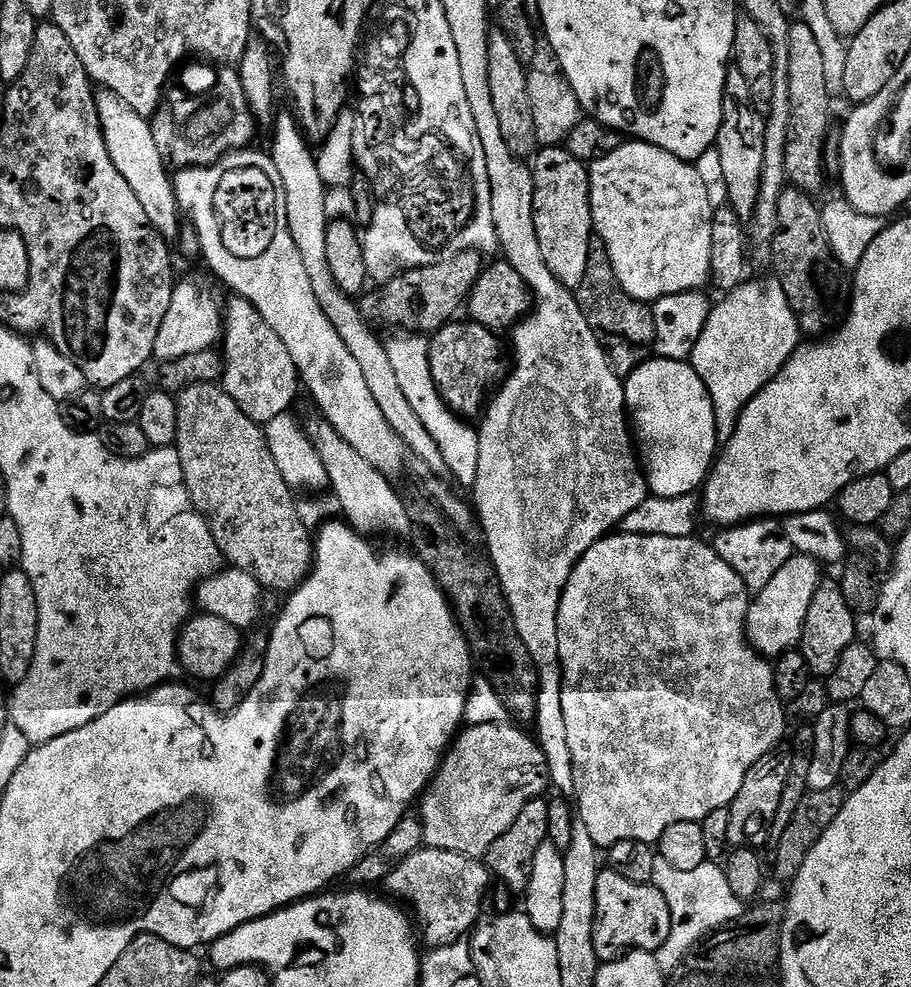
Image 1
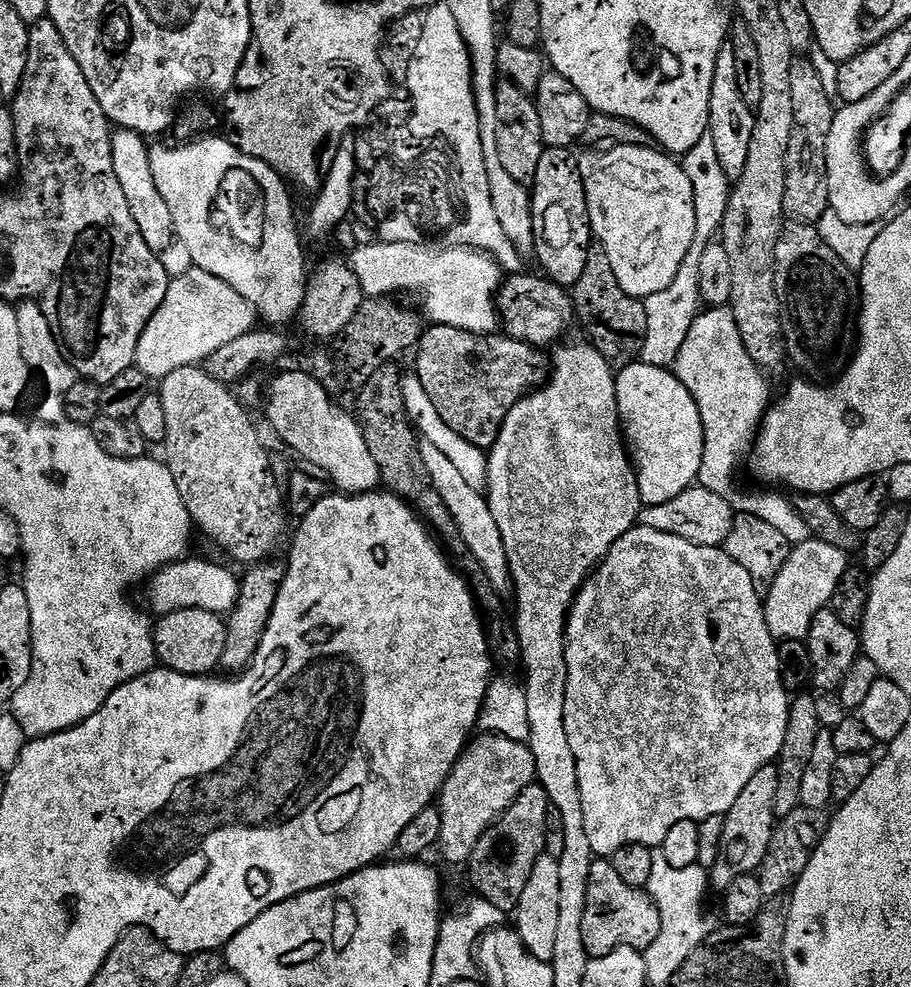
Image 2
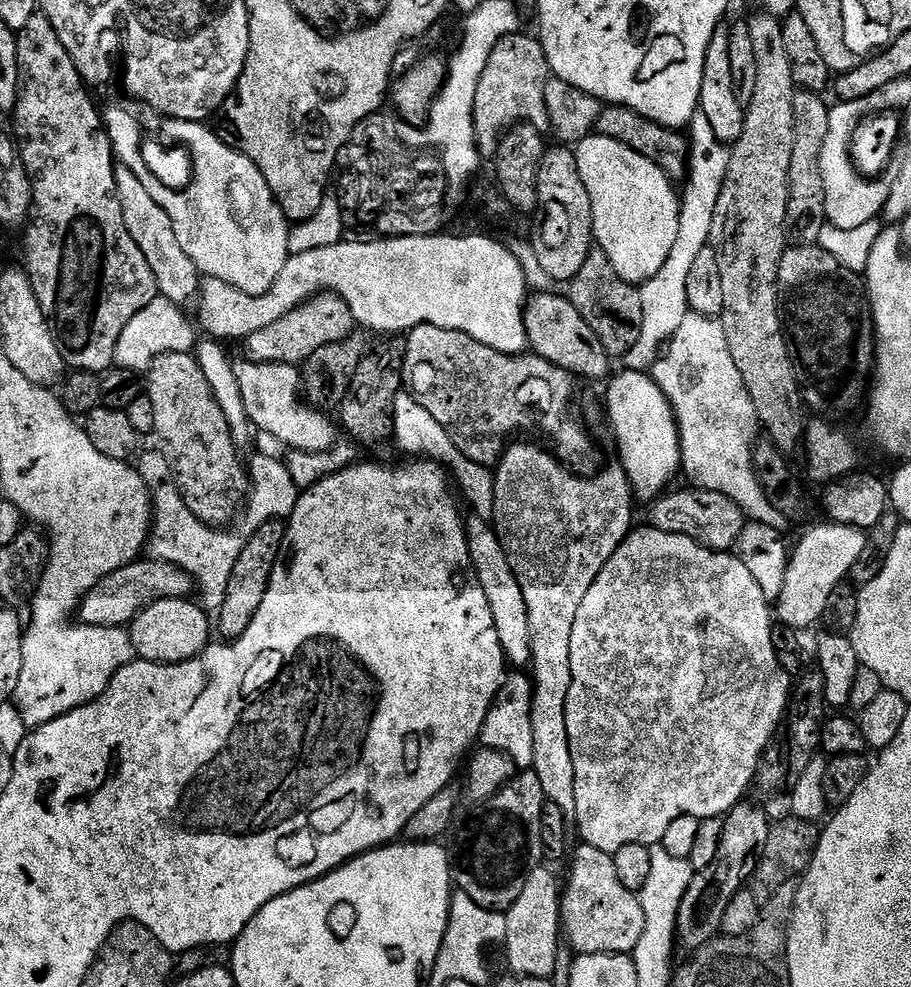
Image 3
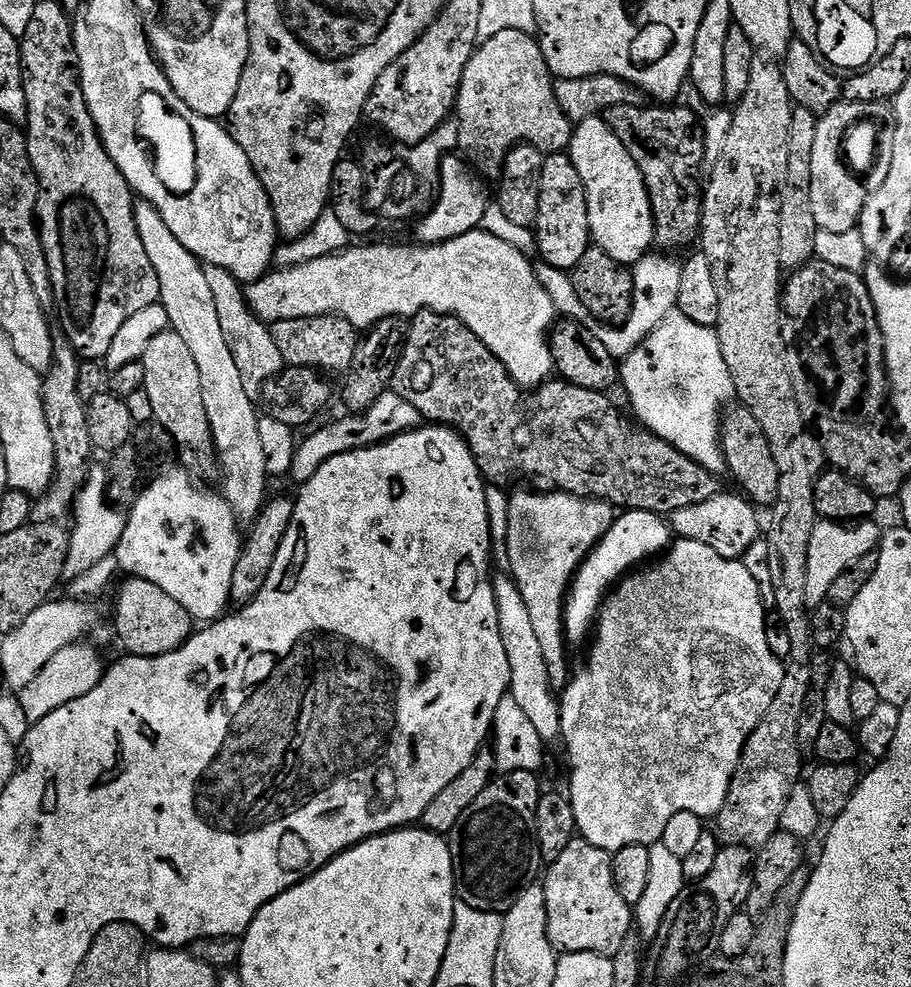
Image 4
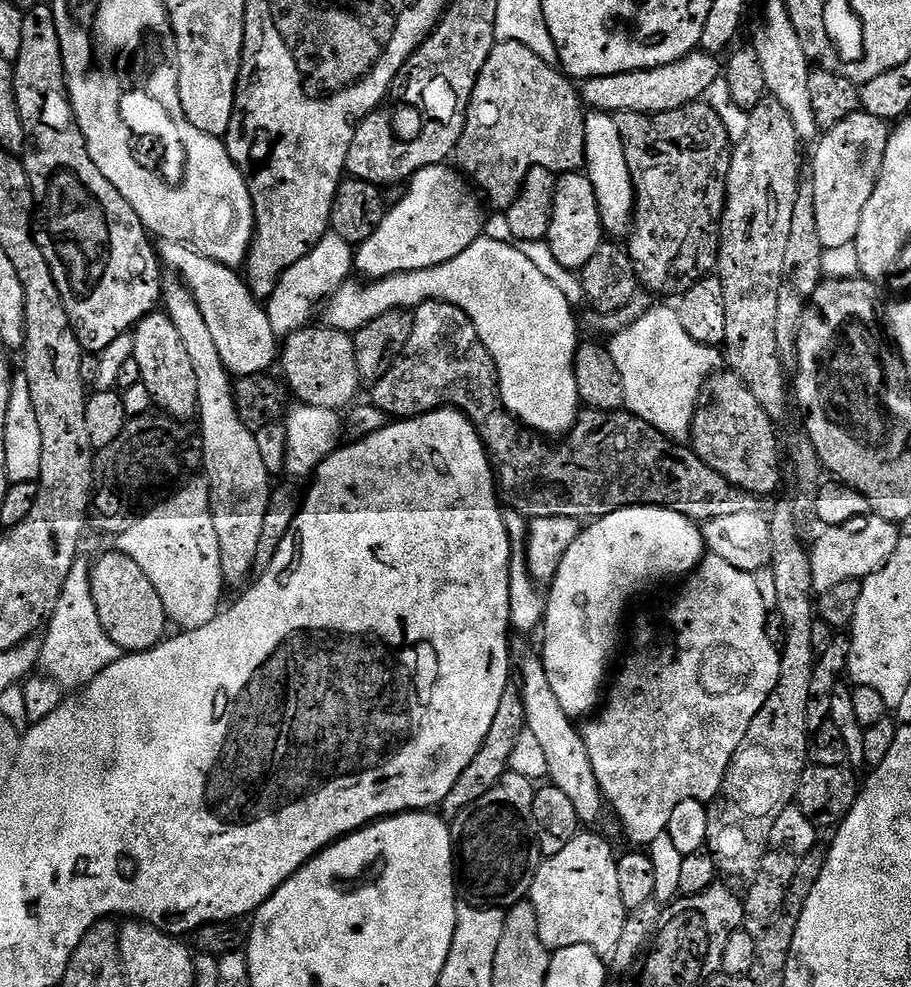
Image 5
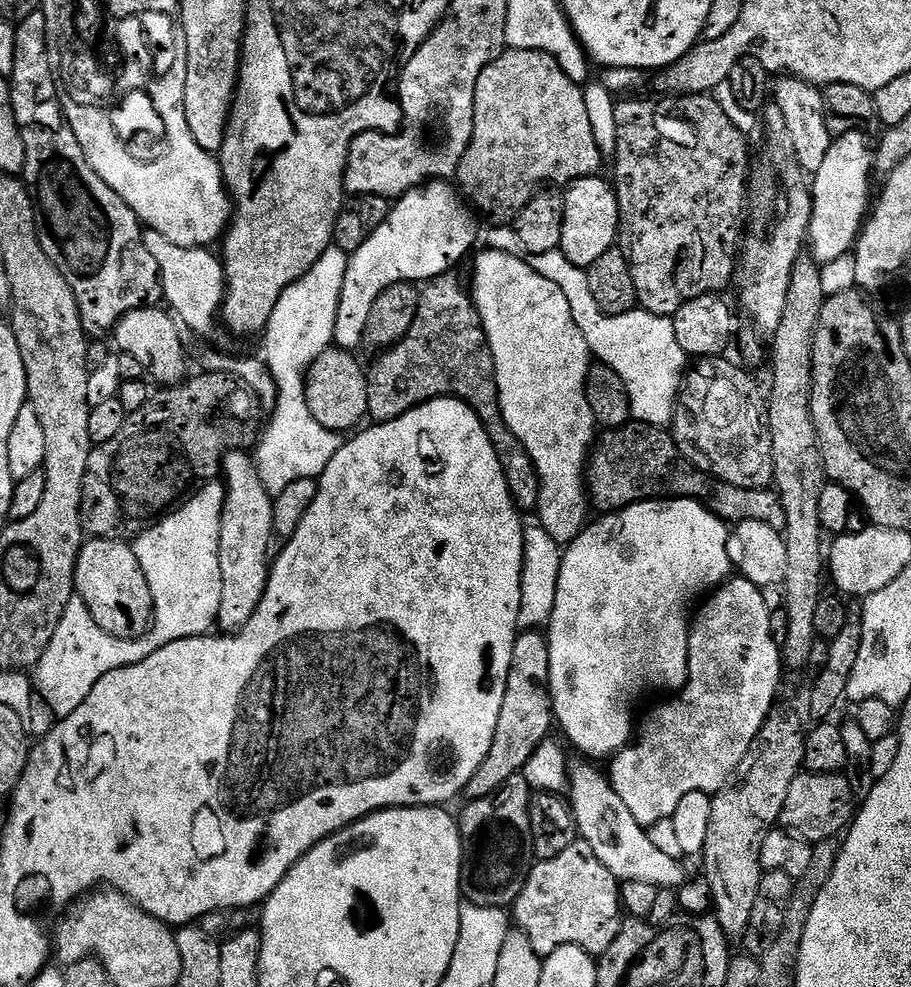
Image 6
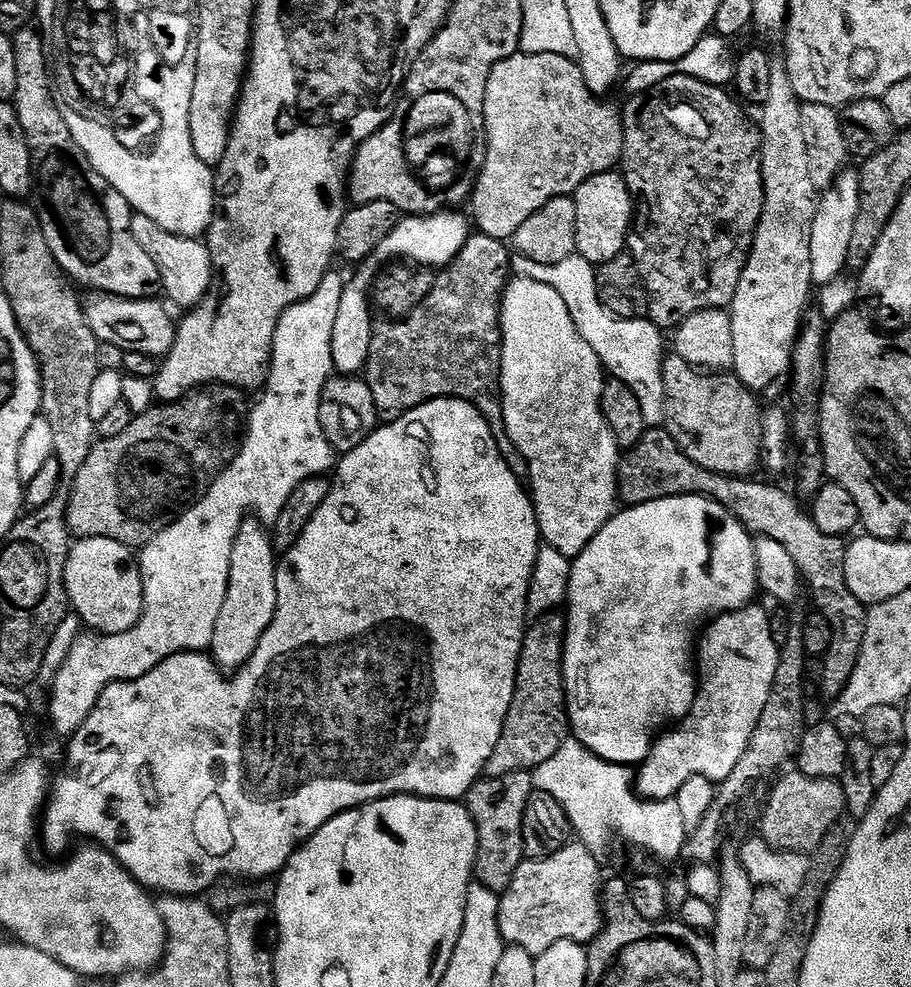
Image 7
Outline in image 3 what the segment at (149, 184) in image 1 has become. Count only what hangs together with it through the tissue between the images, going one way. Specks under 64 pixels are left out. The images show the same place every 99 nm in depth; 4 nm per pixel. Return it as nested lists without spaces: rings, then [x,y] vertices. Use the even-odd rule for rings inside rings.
[[[117,167],[116,189],[118,202],[122,202],[126,230],[130,230],[130,238],[138,242],[138,250],[146,254],[146,262],[150,262],[150,270],[154,270],[159,295],[179,306],[186,305],[187,300],[195,301],[201,290],[202,273],[194,266],[190,254],[186,254],[186,250],[182,250],[182,245],[178,243],[170,214],[166,214],[166,210],[162,210],[162,206],[150,198],[146,186],[142,186],[142,182],[138,182],[138,178],[128,168]]]

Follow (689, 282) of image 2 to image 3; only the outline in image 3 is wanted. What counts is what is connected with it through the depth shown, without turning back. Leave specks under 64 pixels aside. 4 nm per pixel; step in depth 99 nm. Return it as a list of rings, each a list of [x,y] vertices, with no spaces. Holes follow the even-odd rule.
[[[697,110],[690,125],[688,175],[682,184],[678,239],[674,242],[674,250],[670,250],[670,258],[666,258],[666,266],[662,266],[662,270],[658,270],[654,278],[642,285],[642,334],[638,334],[638,342],[634,342],[634,346],[630,346],[630,350],[622,358],[623,367],[629,372],[648,372],[653,368],[678,326],[682,326],[682,318],[688,316],[690,309],[686,298],[686,281],[698,254],[709,247],[712,239],[714,206],[718,206],[718,194],[722,194],[722,186],[726,182],[729,155],[729,145],[722,143],[718,134],[714,134],[706,114]]]

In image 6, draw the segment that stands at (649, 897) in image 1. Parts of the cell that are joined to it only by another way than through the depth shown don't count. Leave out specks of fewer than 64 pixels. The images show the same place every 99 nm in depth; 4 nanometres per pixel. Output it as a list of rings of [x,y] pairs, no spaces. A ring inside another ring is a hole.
[[[577,839],[575,844],[566,846],[562,854],[549,860],[533,863],[528,870],[528,877],[522,886],[522,894],[518,894],[514,905],[514,924],[523,932],[530,946],[542,958],[554,954],[562,946],[578,946],[586,950],[594,958],[604,955],[607,948],[612,945],[622,927],[622,905],[620,902],[620,884],[602,862],[590,850],[585,840]]]

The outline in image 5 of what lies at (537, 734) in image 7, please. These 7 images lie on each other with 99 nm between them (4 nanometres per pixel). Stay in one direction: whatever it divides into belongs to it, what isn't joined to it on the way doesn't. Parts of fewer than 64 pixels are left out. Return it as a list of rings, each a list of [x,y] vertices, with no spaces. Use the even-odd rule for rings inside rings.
[[[509,686],[502,694],[502,702],[498,702],[498,714],[494,714],[494,726],[490,726],[490,734],[486,738],[486,742],[482,742],[474,762],[470,762],[470,766],[466,766],[466,770],[462,770],[458,782],[454,782],[454,790],[450,790],[450,794],[446,794],[442,805],[445,817],[454,818],[458,814],[462,814],[462,810],[474,806],[474,802],[478,802],[478,798],[482,798],[482,794],[490,791],[504,777],[505,772],[509,771],[516,737],[526,728],[525,718],[526,710],[520,697],[519,687]]]

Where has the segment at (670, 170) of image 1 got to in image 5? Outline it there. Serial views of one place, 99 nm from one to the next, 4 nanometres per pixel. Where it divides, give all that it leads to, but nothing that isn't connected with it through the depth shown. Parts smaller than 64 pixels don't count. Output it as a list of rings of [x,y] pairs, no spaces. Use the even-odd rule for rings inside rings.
[[[612,114],[585,115],[584,129],[586,130],[584,168],[598,198],[602,226],[609,237],[627,237],[632,227],[632,214],[636,211],[636,191],[630,178],[630,166],[626,166],[626,154],[622,138],[618,134],[616,117]]]

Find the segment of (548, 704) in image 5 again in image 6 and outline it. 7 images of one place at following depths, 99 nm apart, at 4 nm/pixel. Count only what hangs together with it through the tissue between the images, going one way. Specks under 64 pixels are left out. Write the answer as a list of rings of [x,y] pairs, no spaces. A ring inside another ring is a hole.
[[[584,763],[588,764],[576,764],[573,768],[571,765],[566,772],[566,796],[570,801],[572,817],[576,820],[579,839],[588,843],[598,862],[602,862],[602,866],[606,866],[606,870],[610,870],[617,881],[650,882],[658,889],[681,888],[686,882],[684,868],[679,864],[681,861],[675,856],[662,854],[662,850],[654,846],[645,825],[637,822],[634,814],[630,814],[626,802],[618,798],[607,775],[592,765],[595,763]]]

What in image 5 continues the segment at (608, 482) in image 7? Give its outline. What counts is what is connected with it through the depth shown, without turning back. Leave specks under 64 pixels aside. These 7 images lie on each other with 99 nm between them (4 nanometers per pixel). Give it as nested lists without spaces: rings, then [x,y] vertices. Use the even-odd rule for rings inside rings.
[[[481,238],[466,246],[466,250],[458,254],[458,258],[450,258],[450,262],[442,262],[426,270],[399,272],[393,276],[383,276],[380,280],[360,283],[364,284],[347,282],[330,297],[325,305],[325,323],[329,327],[355,334],[371,320],[388,316],[397,310],[414,310],[427,300],[441,300],[458,306],[478,330],[478,338],[484,343],[494,362],[504,411],[544,438],[564,438],[571,432],[582,411],[578,382],[572,365],[576,361],[578,347],[576,316],[572,313],[573,301],[562,288],[550,282],[550,278],[546,278],[546,274],[542,274],[542,270],[538,270],[538,266],[534,266],[534,262],[530,262],[530,258],[526,258],[526,254],[522,254],[515,243]]]

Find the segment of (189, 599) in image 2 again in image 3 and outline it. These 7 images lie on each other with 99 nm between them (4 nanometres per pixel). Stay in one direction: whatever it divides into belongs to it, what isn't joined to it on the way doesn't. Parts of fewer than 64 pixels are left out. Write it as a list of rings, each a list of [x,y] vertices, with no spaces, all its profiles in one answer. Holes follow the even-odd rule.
[[[141,558],[121,570],[112,571],[94,589],[88,591],[80,602],[78,618],[81,623],[103,628],[125,627],[146,605],[166,599],[187,599],[195,588],[192,576],[173,563]]]

